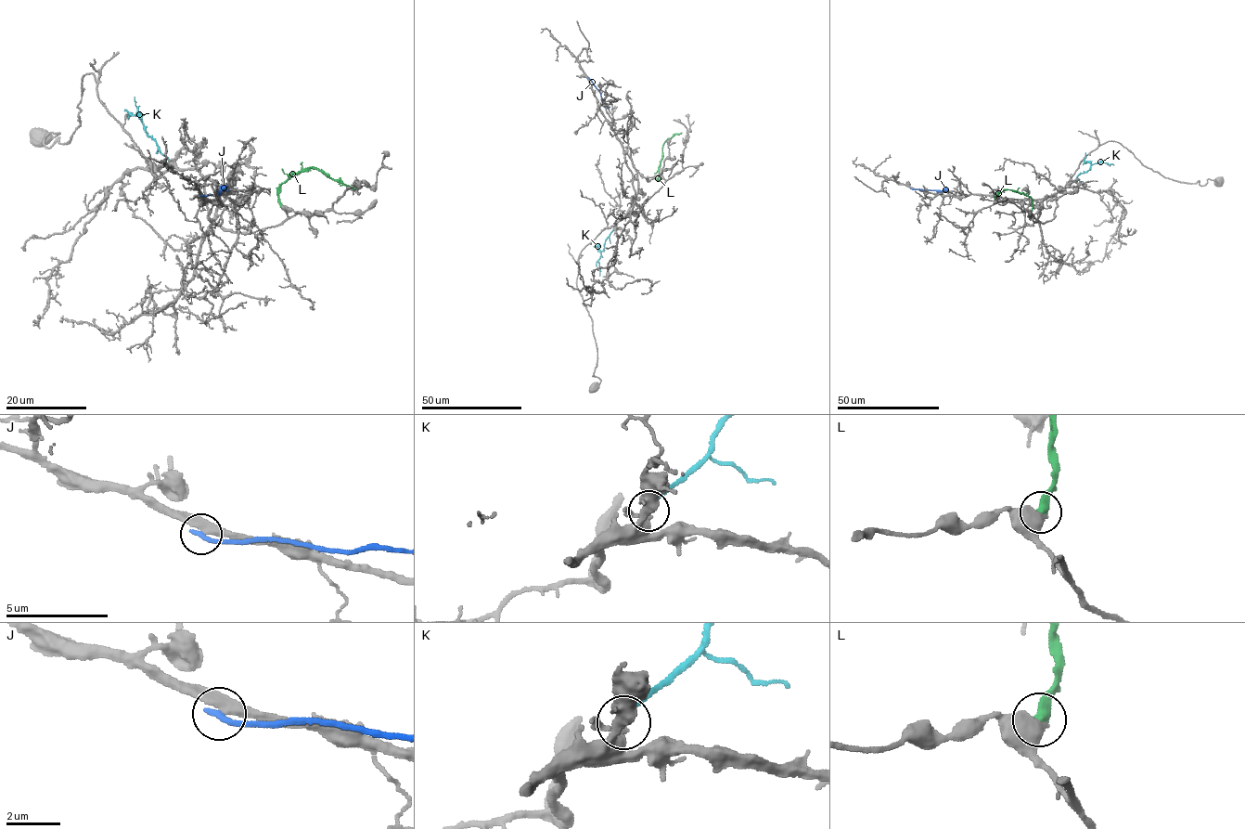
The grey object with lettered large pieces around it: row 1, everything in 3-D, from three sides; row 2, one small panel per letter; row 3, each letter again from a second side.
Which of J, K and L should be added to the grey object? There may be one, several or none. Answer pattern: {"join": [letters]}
{"join": ["K"]}

